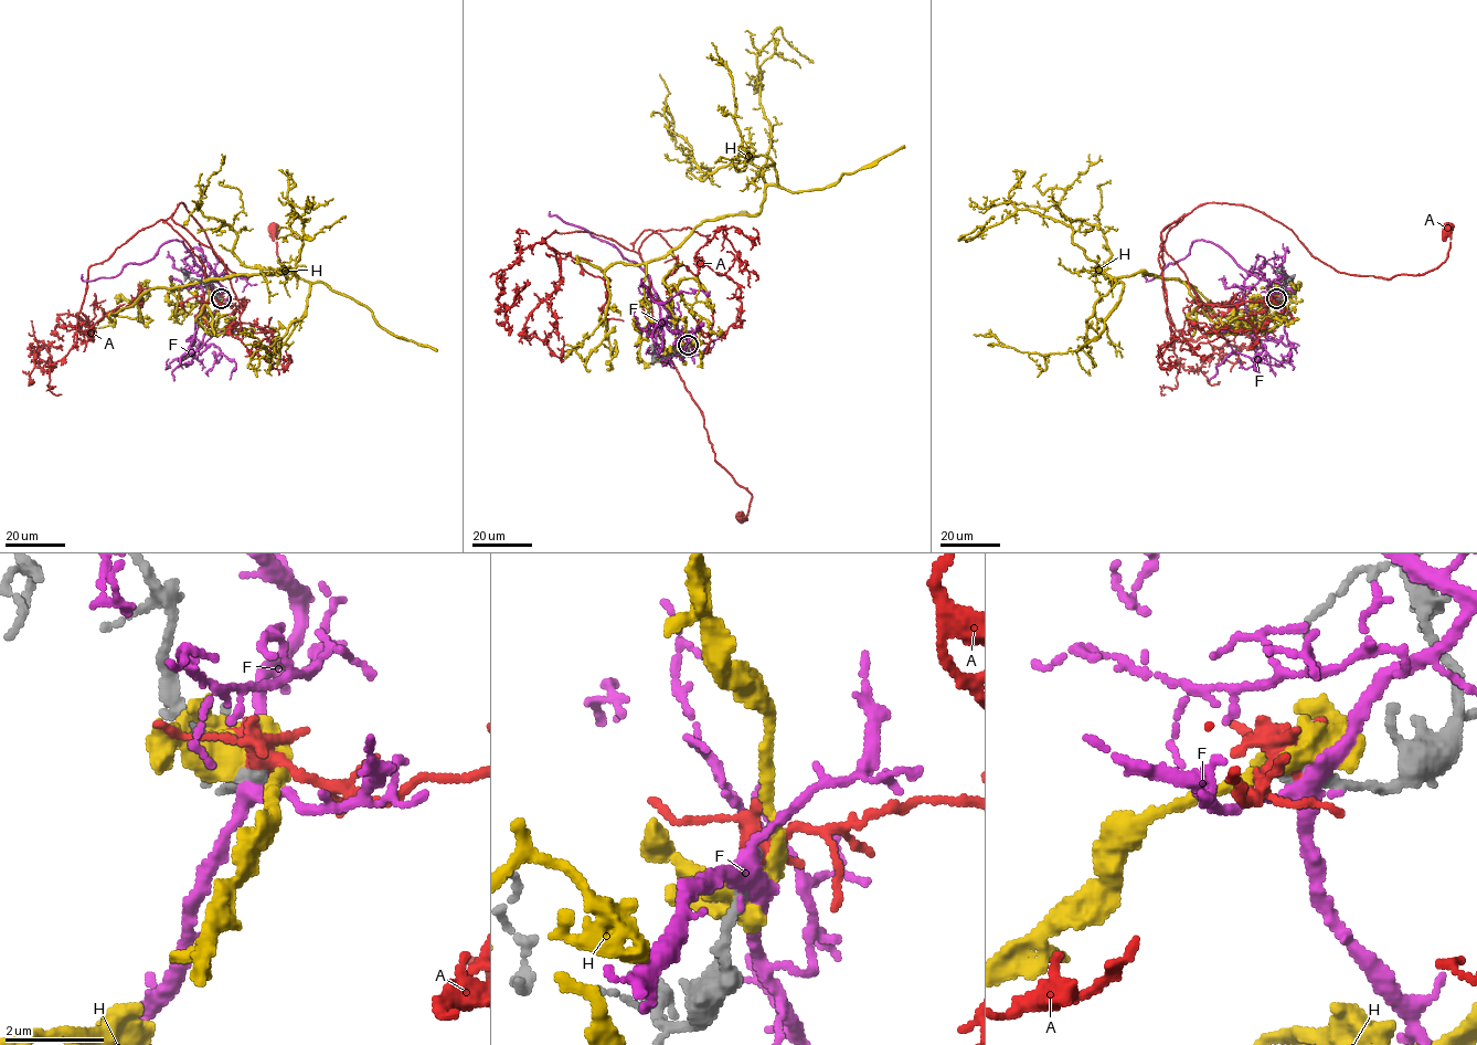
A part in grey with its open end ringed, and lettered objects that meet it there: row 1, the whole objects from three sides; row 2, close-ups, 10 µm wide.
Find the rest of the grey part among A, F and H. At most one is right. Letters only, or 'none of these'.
A

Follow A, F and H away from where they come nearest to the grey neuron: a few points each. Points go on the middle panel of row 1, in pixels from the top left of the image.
A: (688, 345), (710, 341), (711, 304), (645, 230), (633, 251), (657, 333), (714, 460), (752, 496), (743, 516)
F: (688, 347), (649, 277), (609, 244), (550, 215), (550, 211)
H: (688, 347), (663, 281), (671, 253), (764, 199), (771, 130), (756, 54), (780, 28), (814, 63)

